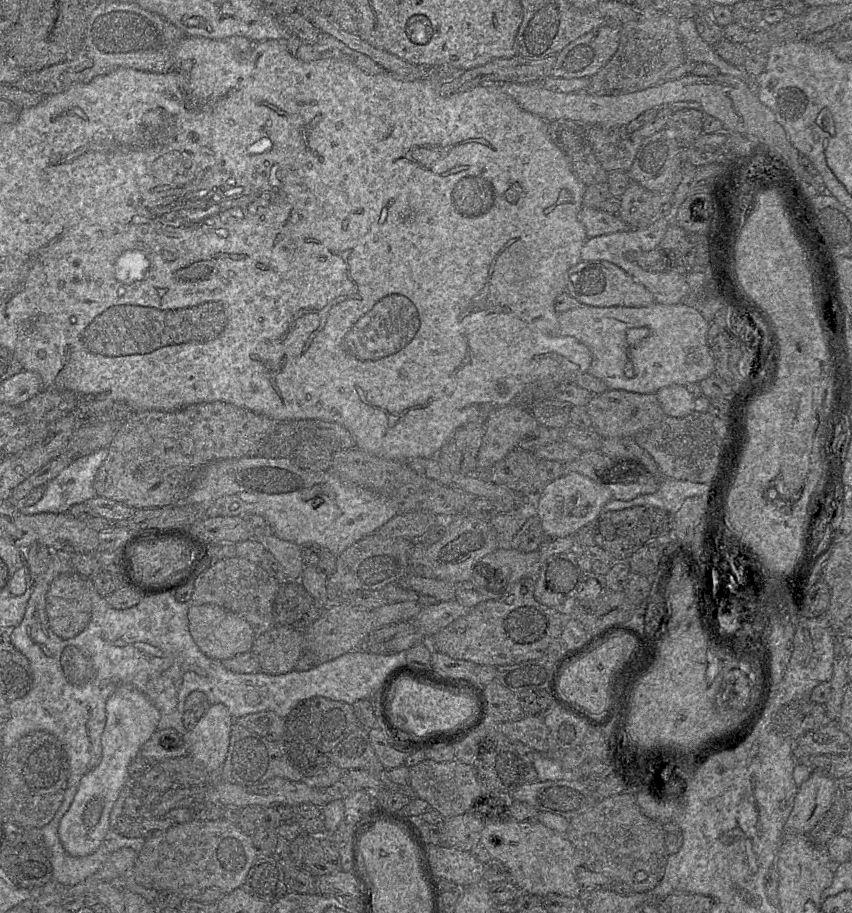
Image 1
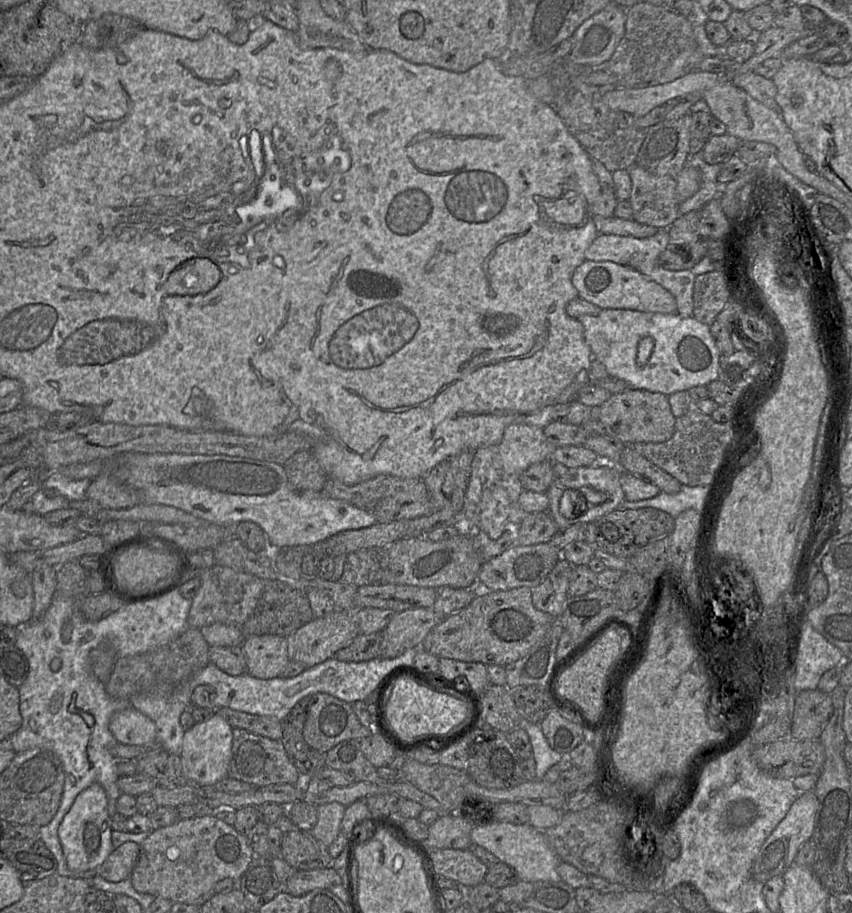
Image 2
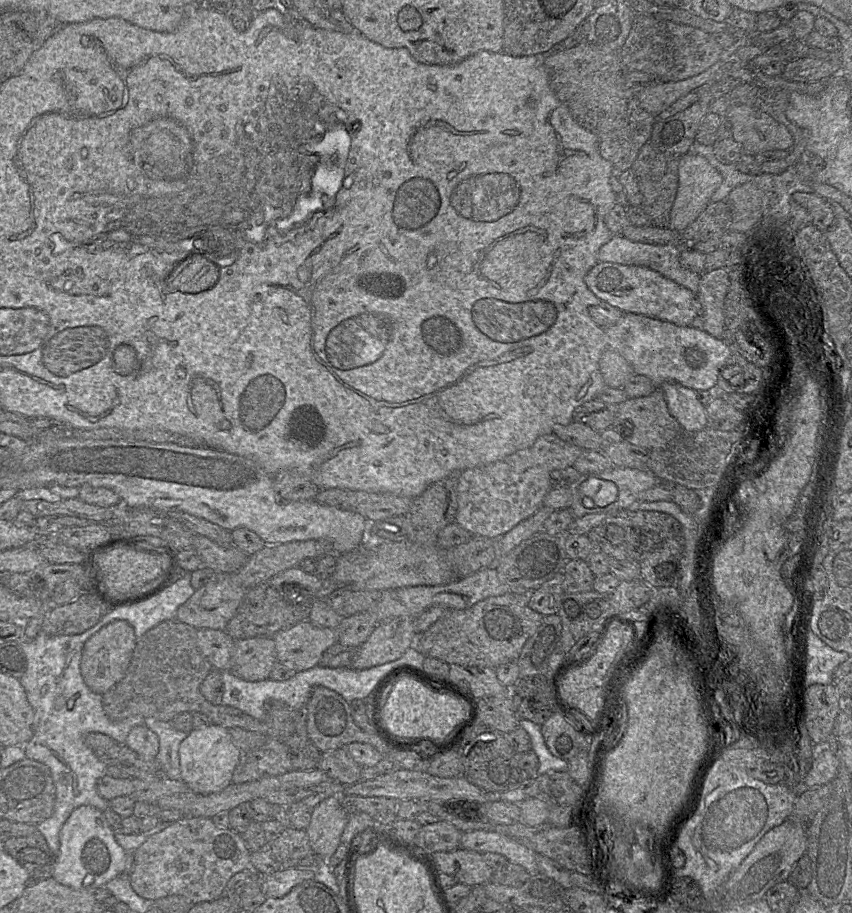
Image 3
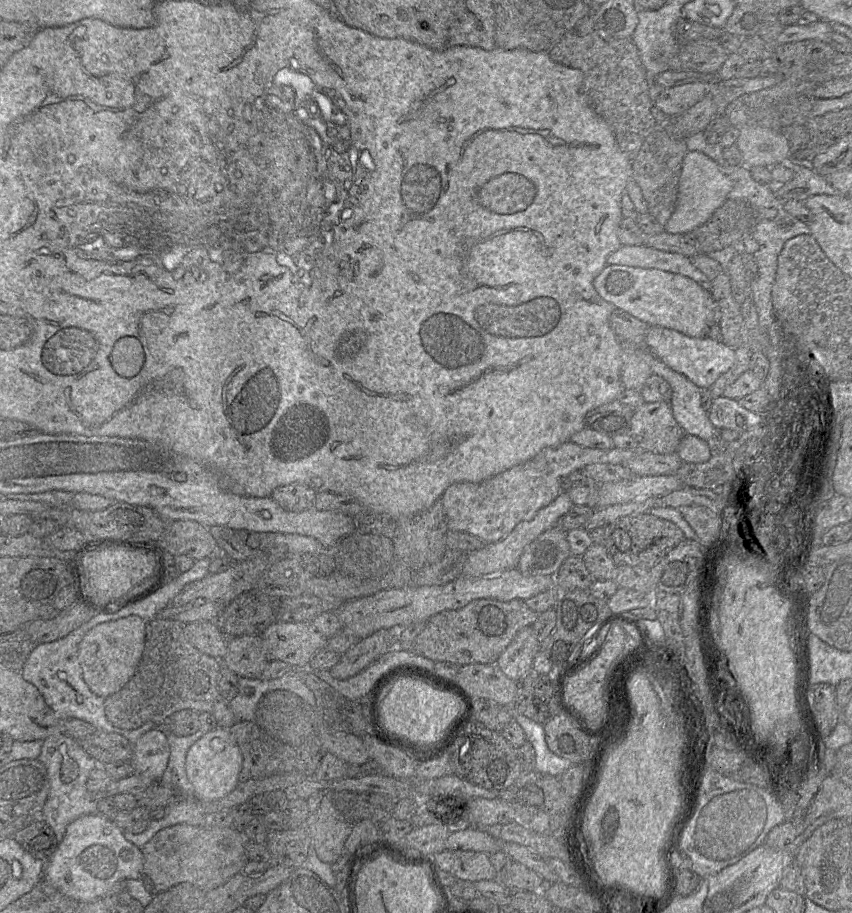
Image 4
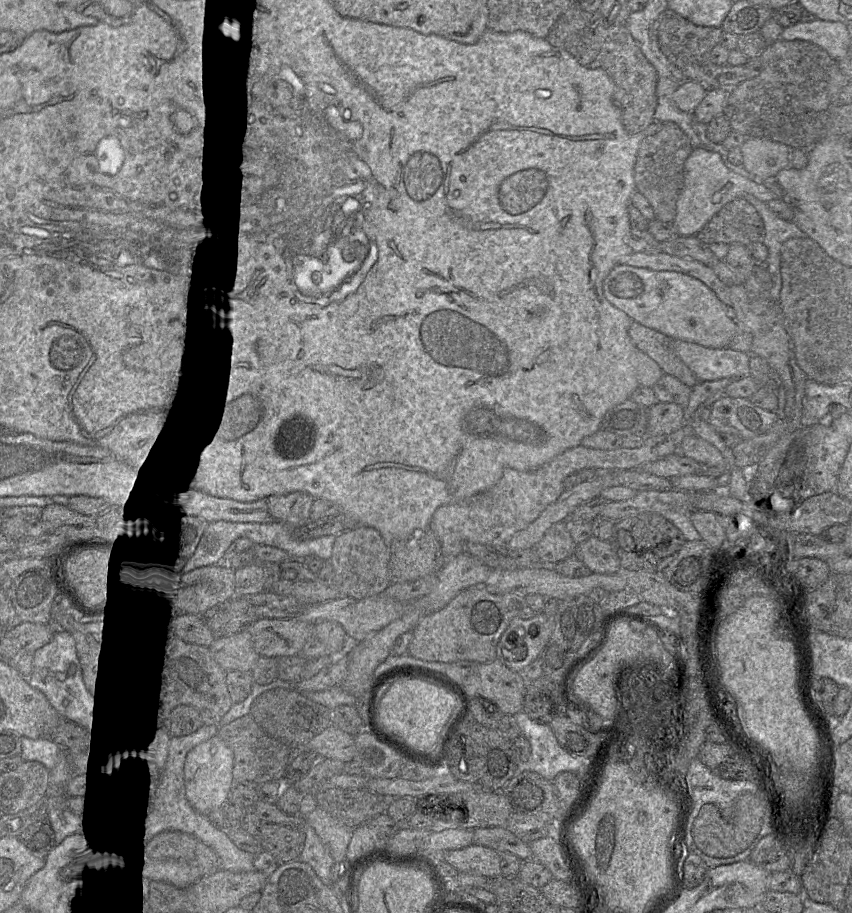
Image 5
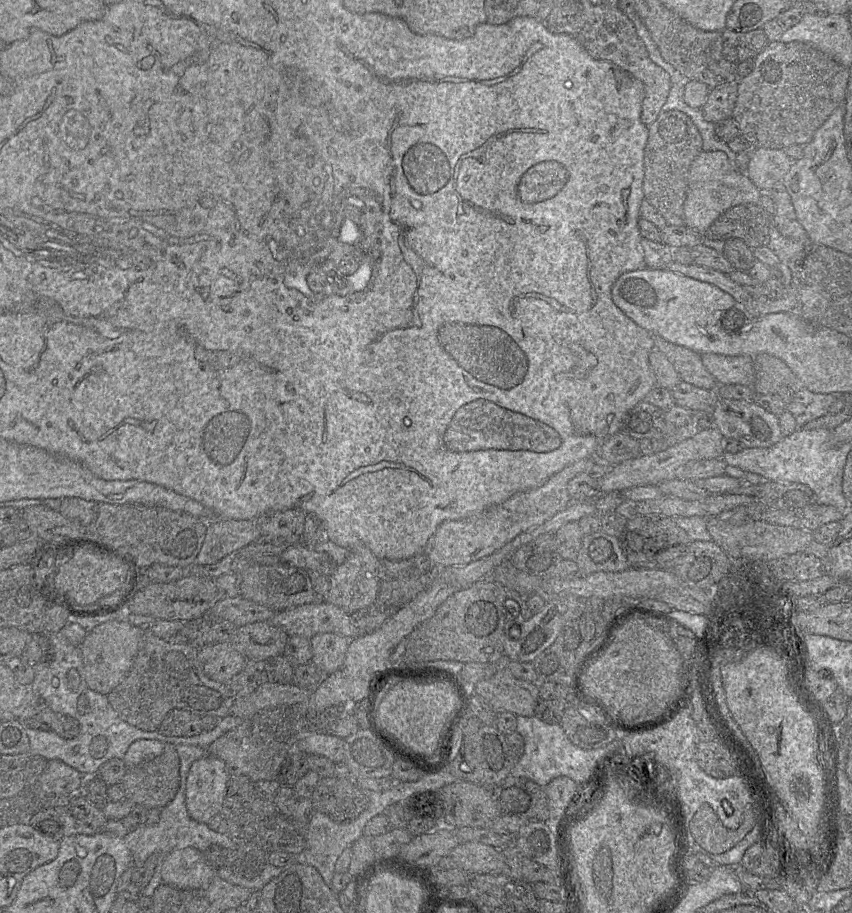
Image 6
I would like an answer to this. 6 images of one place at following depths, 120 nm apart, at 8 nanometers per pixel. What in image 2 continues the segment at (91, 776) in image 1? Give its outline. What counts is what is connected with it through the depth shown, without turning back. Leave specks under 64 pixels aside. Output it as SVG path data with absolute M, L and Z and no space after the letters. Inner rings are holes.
M125 709L112 715L109 730L120 744L151 746L156 744L155 723L136 709ZM93 783L77 795L59 825L58 838L67 867L73 873L96 870L114 850L111 842L111 817L108 814L107 806L105 790L100 784Z

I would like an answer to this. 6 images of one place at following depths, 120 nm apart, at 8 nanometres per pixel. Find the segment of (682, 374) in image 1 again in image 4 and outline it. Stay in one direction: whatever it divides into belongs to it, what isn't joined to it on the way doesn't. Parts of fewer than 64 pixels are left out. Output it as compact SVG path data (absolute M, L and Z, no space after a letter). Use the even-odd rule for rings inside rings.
M650 326L646 334L645 346L658 359L674 371L683 374L702 389L708 389L726 373L735 362L735 350L721 341L710 337L690 337L673 329Z

